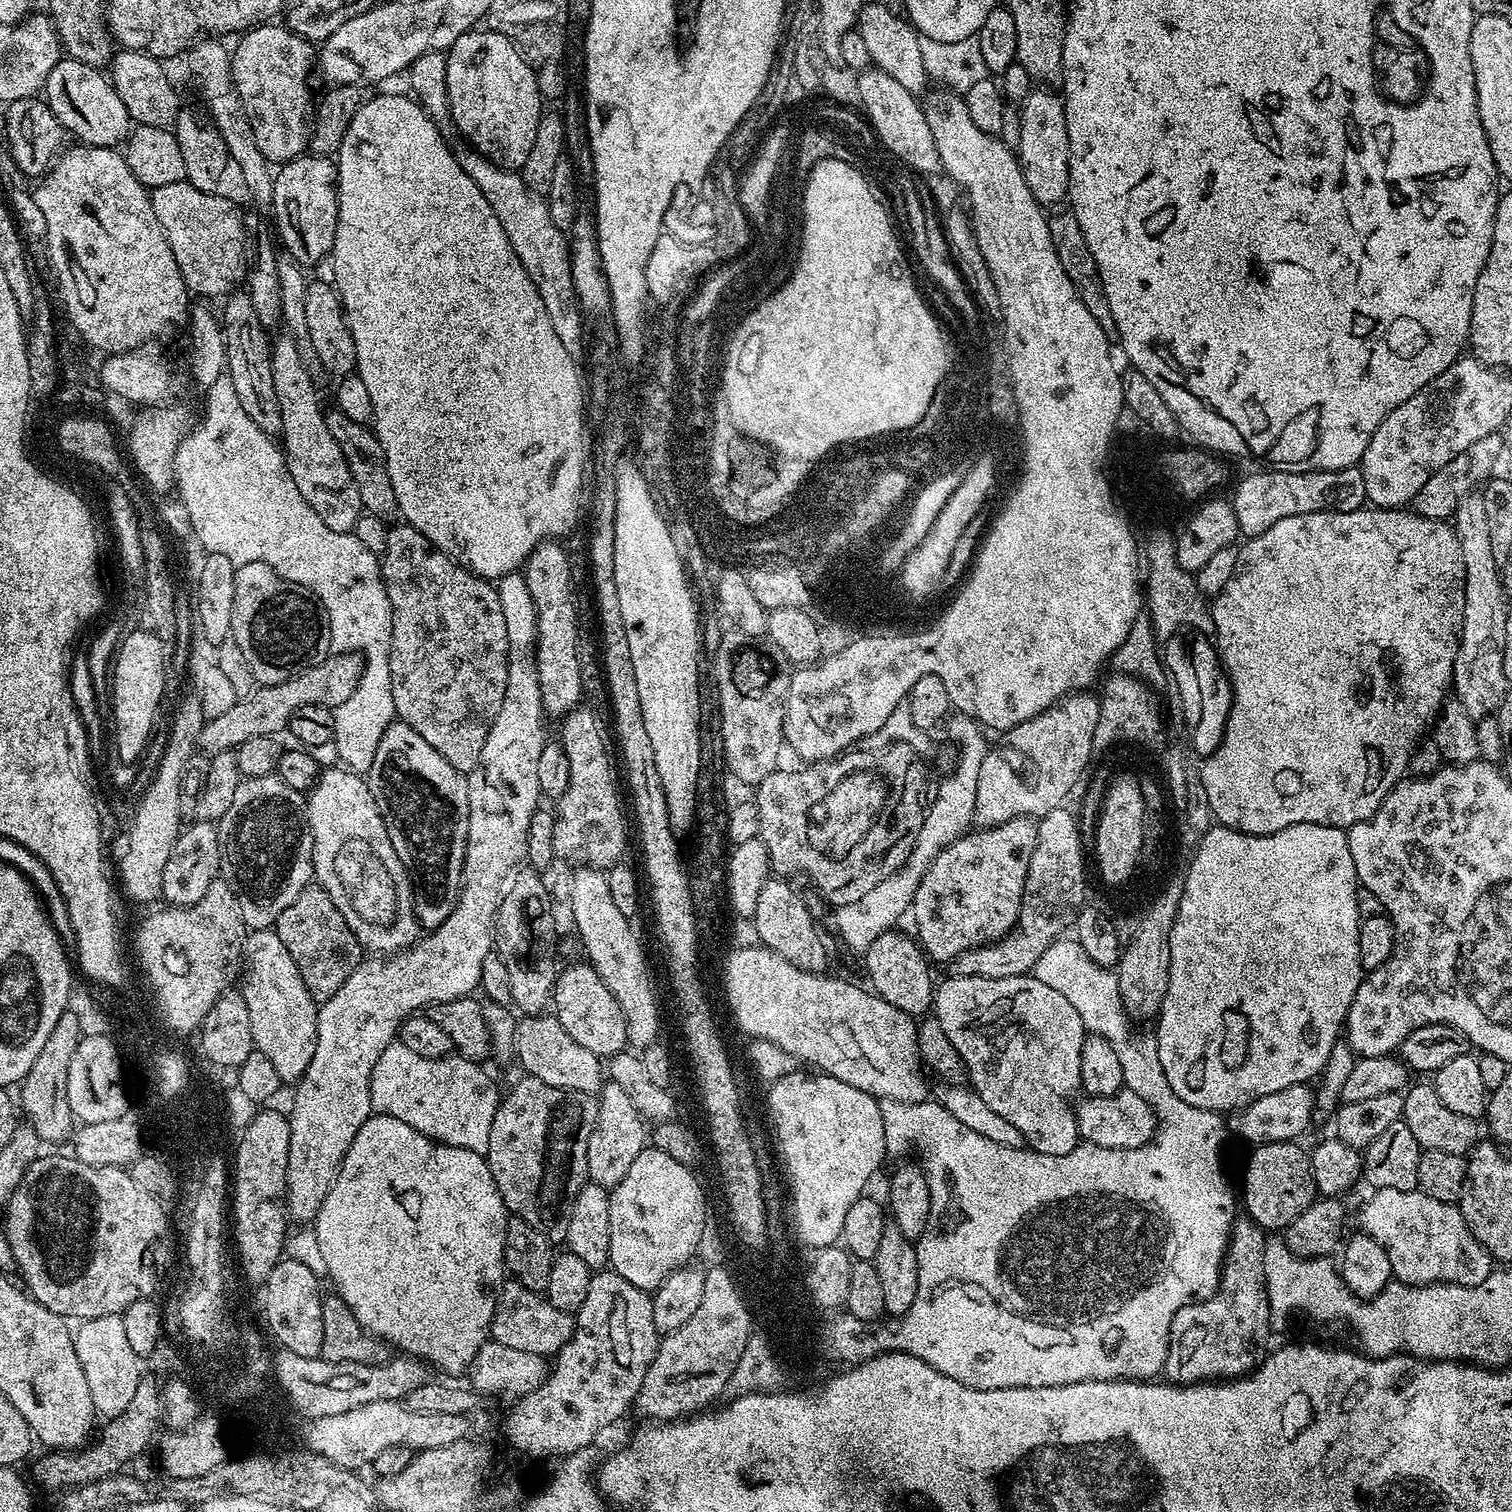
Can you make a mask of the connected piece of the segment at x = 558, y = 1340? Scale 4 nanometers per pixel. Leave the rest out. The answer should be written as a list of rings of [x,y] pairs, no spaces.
[[[505,1279],[500,1293],[496,1295],[491,1339],[497,1340],[503,1346],[552,1358],[562,1350],[562,1346],[566,1346],[566,1342],[570,1342],[575,1329],[573,1313],[558,1310],[558,1306],[551,1304],[547,1296],[533,1294],[530,1290],[521,1288],[517,1280]]]

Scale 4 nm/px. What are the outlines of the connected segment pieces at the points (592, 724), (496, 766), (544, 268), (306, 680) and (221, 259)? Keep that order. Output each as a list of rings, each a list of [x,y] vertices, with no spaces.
[[[577,706],[572,709],[571,712],[567,713],[563,717],[562,723],[564,725],[561,726],[560,728],[560,736],[558,736],[559,743],[563,744],[564,749],[566,750],[566,756],[570,758],[570,786],[566,786],[566,794],[564,796],[559,797],[558,803],[560,804],[557,806],[557,808],[554,808],[554,815],[556,817],[556,821],[554,822],[554,850],[556,851],[557,857],[562,861],[564,860],[569,860],[570,863],[572,863],[572,866],[583,866],[585,868],[598,868],[601,870],[611,870],[616,867],[617,864],[621,863],[625,859],[624,857],[624,806],[626,810],[626,804],[624,801],[624,804],[622,801],[620,801],[620,788],[618,785],[616,785],[616,772],[614,769],[612,769],[612,760],[610,757],[608,757],[608,744],[606,741],[604,741],[604,728],[602,725],[600,725],[600,720],[598,717],[595,716],[594,713],[591,712],[590,709],[584,708],[585,706]]]
[[[517,570],[495,581],[498,602],[502,602],[502,619],[506,621],[508,639],[508,669],[506,670],[506,698],[502,698],[502,710],[486,734],[478,766],[467,773],[468,777],[468,845],[464,855],[464,879],[456,908],[435,930],[429,931],[415,946],[387,958],[364,958],[360,965],[342,982],[334,998],[323,1001],[316,1013],[316,1045],[314,1058],[300,1080],[295,1081],[296,1093],[292,1096],[292,1109],[287,1109],[290,1126],[290,1150],[286,1166],[286,1190],[288,1191],[288,1215],[293,1221],[315,1221],[318,1210],[332,1189],[332,1183],[344,1164],[346,1150],[352,1148],[354,1134],[362,1130],[368,1117],[373,1115],[370,1098],[370,1078],[382,1050],[397,1039],[400,1025],[409,1016],[427,1009],[430,1004],[450,1002],[459,996],[473,995],[480,987],[482,962],[494,948],[496,915],[516,880],[516,867],[526,860],[526,834],[530,834],[530,818],[542,804],[538,786],[538,754],[542,754],[550,736],[544,733],[546,713],[542,702],[542,690],[538,682],[536,665],[536,639],[538,638],[538,614],[530,586],[526,586],[523,571]]]
[[[427,52],[425,56],[418,57],[408,68],[406,79],[412,87],[411,95],[416,103],[436,124],[442,138],[448,141],[458,166],[462,166],[462,170],[466,170],[466,174],[474,178],[478,190],[482,190],[482,198],[486,198],[494,214],[498,214],[498,222],[502,222],[502,230],[506,230],[510,246],[514,246],[514,254],[518,254],[526,274],[530,274],[536,291],[546,306],[546,314],[550,314],[550,323],[558,338],[562,338],[562,348],[565,348],[568,355],[579,357],[586,348],[586,321],[571,276],[570,240],[558,226],[554,226],[547,199],[541,193],[532,192],[519,171],[497,168],[487,156],[477,152],[464,139],[448,100],[448,58],[444,52]]]
[[[330,654],[321,664],[315,664],[313,668],[299,672],[297,676],[290,677],[286,682],[265,684],[257,687],[255,692],[237,699],[236,704],[230,706],[230,710],[226,710],[226,714],[218,714],[218,718],[213,720],[205,719],[202,726],[202,734],[198,734],[196,739],[197,749],[201,753],[204,751],[205,757],[211,758],[217,756],[219,752],[231,752],[238,749],[240,744],[250,738],[257,738],[263,735],[275,737],[280,734],[280,731],[283,733],[287,729],[294,710],[298,710],[302,706],[322,706],[323,708],[334,710],[338,706],[342,706],[342,702],[346,702],[346,698],[350,698],[350,694],[354,694],[354,690],[360,685],[360,676],[363,672],[364,660],[359,655]]]
[[[187,180],[182,182],[170,182],[170,186],[158,186],[151,189],[152,209],[158,218],[158,222],[162,226],[162,230],[166,234],[166,242],[170,242],[170,250],[174,250],[174,262],[178,262],[178,270],[184,279],[184,285],[188,287],[189,293],[200,295],[200,298],[208,298],[204,296],[220,296],[227,297],[229,294],[237,291],[238,286],[243,285],[246,280],[246,236],[244,240],[244,220],[240,217],[240,212],[227,200],[226,197],[220,196],[216,192],[203,192],[198,190]]]

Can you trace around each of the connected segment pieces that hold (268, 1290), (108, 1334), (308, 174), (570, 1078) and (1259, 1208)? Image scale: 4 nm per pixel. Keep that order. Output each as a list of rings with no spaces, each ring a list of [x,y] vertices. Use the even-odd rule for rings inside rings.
[[[281,1258],[270,1270],[262,1285],[264,1291],[264,1320],[272,1331],[272,1336],[277,1340],[280,1348],[290,1350],[302,1358],[314,1358],[319,1356],[322,1350],[322,1302],[324,1296],[320,1292],[321,1277],[316,1276],[307,1266],[289,1258]]]
[[[118,1314],[83,1321],[73,1335],[75,1353],[82,1364],[90,1398],[99,1417],[109,1420],[124,1412],[142,1375],[140,1358],[134,1354]]]
[[[301,154],[285,160],[275,169],[274,198],[270,209],[276,215],[276,232],[283,251],[289,252],[301,266],[316,264],[327,257],[334,246],[340,221],[340,190],[336,160],[327,156]]]
[[[524,1014],[517,1019],[514,1030],[514,1056],[517,1061],[520,1059],[523,1071],[527,1075],[542,1078],[546,1086],[558,1086],[562,1090],[571,1092],[596,1094],[606,1083],[606,1068],[601,1057],[590,1054],[590,1050],[578,1046],[578,1042],[574,1042],[574,1038],[570,1038],[570,1034],[562,1030],[562,1022],[558,1022],[552,1014]]]
[[[1291,1140],[1258,1144],[1248,1156],[1248,1165],[1244,1168],[1243,1211],[1263,1230],[1285,1230],[1317,1199],[1311,1155],[1298,1145]]]

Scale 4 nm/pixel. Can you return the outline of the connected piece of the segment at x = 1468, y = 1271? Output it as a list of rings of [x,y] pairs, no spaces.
[[[1375,1189],[1357,1214],[1359,1231],[1365,1232],[1390,1258],[1393,1277],[1399,1283],[1419,1286],[1421,1284],[1457,1284],[1478,1286],[1494,1270],[1494,1261],[1474,1234],[1466,1226],[1456,1204],[1438,1202],[1425,1192],[1413,1190]]]

